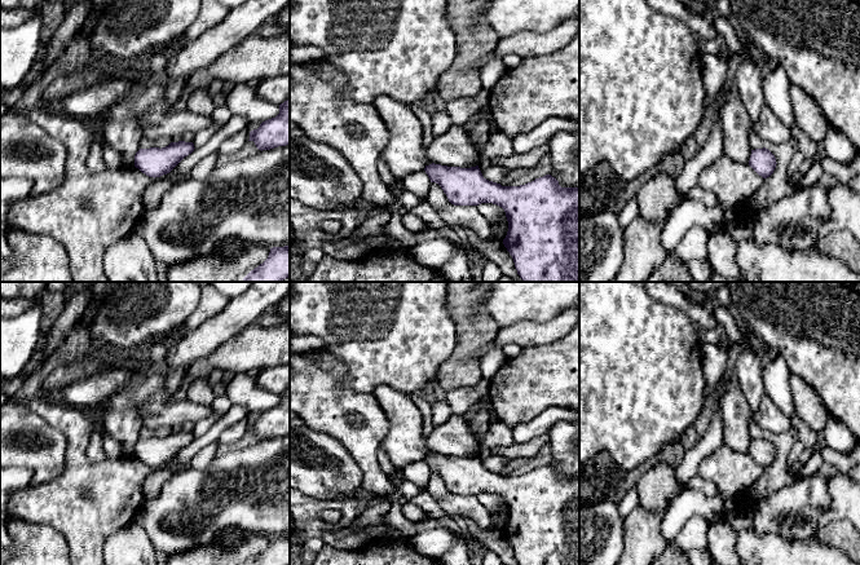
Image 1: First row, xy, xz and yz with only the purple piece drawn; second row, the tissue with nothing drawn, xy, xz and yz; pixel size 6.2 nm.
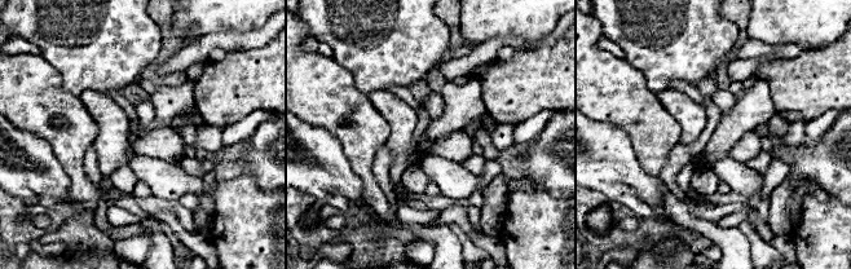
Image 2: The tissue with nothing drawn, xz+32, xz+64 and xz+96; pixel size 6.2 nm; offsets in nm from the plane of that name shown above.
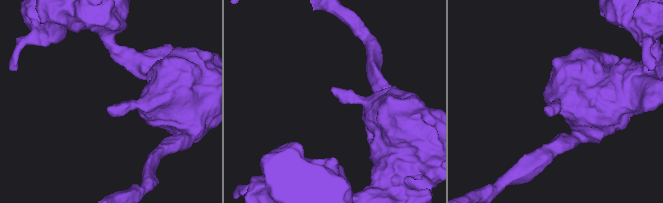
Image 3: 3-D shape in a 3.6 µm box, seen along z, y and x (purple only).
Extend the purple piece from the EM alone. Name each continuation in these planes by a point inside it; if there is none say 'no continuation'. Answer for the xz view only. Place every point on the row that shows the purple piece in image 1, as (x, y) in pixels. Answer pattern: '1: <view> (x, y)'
no continuation

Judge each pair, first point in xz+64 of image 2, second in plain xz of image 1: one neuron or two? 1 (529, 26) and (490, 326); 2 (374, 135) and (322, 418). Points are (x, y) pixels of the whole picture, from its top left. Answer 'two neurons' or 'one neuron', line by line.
1: two neurons
2: one neuron

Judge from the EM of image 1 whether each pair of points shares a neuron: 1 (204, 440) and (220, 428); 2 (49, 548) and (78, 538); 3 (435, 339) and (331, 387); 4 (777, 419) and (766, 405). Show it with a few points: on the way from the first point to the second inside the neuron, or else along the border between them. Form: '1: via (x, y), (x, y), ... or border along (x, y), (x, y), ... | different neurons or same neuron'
1: via (208, 437), (216, 431) | same neuron
2: border along (42, 525), (54, 528), (64, 537), (70, 551) | different neurons
3: border along (329, 354), (344, 365), (345, 385), (371, 393) | different neurons
4: via (774, 415), (767, 409) | same neuron

